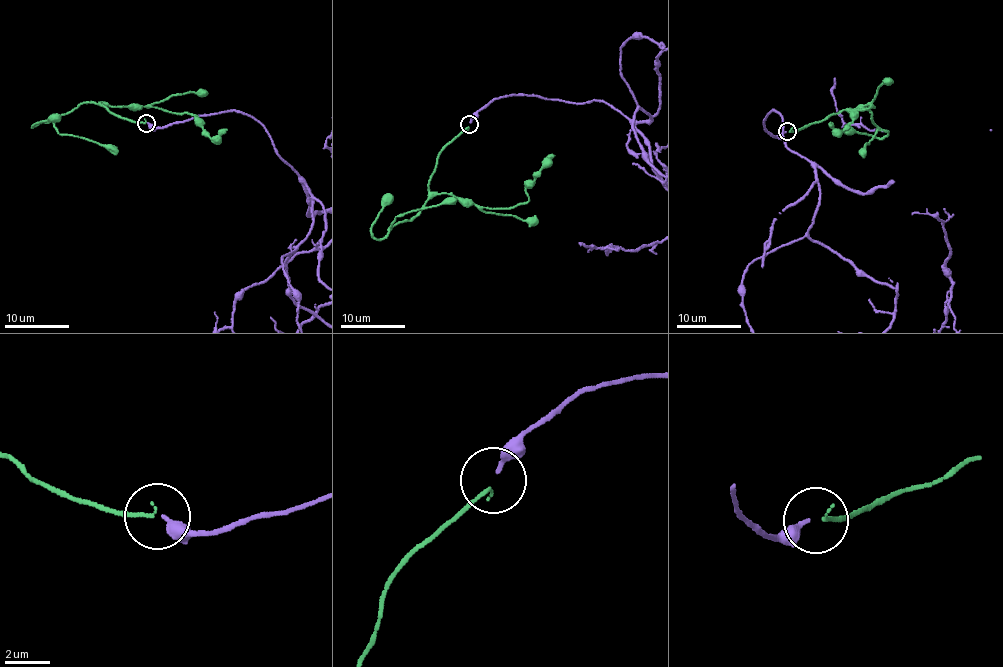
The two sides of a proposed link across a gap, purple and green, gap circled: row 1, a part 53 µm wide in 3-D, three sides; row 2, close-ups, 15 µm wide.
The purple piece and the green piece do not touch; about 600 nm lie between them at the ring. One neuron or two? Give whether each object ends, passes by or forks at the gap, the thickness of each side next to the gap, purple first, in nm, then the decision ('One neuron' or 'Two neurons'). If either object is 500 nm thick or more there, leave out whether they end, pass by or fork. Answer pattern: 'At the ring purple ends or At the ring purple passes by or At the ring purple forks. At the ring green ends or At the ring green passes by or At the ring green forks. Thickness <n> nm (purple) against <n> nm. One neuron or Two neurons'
At the ring purple ends. At the ring green ends. Thickness 240 nm (purple) against 160 nm. One neuron

